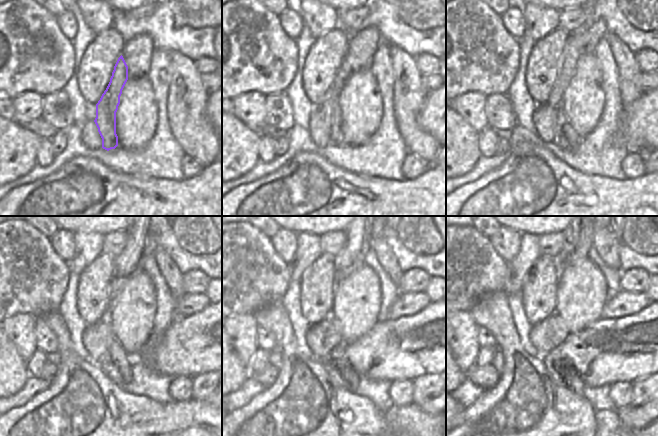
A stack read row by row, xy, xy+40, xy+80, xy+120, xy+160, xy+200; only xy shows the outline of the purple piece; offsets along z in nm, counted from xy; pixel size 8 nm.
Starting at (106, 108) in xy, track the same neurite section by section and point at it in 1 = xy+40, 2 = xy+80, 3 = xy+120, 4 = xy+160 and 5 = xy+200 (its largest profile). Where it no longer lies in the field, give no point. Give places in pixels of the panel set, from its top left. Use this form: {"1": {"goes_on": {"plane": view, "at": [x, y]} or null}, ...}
{"1": {"goes_on": {"plane": "xy+40", "at": [330, 107]}}, "2": {"goes_on": {"plane": "xy+80", "at": [565, 137]}}, "3": {"goes_on": {"plane": "xy+120", "at": [116, 364]}}, "4": {"goes_on": {"plane": "xy+160", "at": [337, 366]}}, "5": {"goes_on": {"plane": "xy+200", "at": [562, 373]}}}

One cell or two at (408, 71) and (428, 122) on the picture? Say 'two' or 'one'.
two

